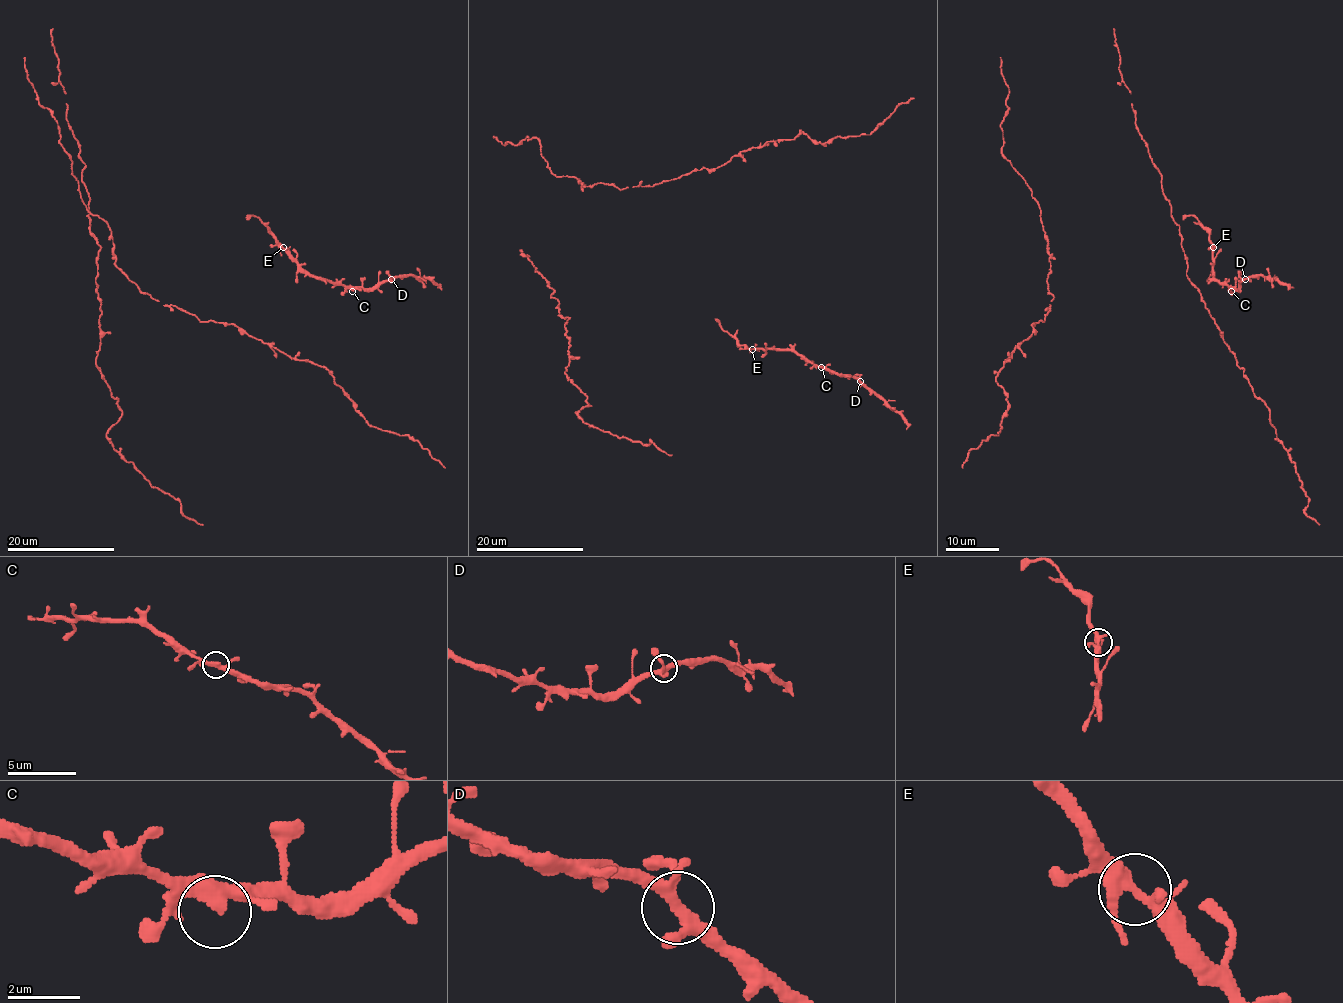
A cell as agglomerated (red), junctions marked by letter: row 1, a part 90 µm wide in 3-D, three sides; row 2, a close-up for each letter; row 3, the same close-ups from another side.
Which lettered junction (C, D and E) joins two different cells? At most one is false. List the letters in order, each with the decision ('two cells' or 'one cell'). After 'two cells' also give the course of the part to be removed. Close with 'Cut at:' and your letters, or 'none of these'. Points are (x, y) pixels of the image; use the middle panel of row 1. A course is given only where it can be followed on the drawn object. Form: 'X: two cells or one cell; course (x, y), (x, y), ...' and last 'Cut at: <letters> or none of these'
C: one cell
D: one cell
E: one cell
Cut at: none of these

